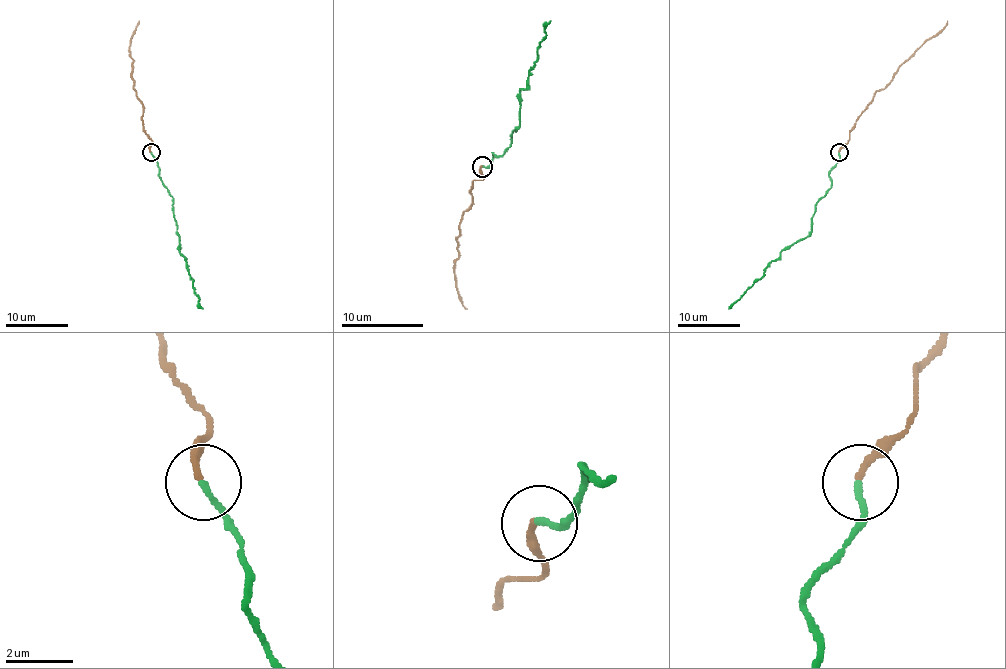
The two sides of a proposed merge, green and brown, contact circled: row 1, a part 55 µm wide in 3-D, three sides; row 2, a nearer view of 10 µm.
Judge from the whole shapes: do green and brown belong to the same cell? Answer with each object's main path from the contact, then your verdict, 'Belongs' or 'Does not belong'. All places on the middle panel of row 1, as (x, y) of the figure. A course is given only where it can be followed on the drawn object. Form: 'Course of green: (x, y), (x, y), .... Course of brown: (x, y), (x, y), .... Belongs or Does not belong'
Course of green: (481, 166), (488, 166), (494, 154), (500, 156), (510, 145), (521, 90), (527, 86), (539, 41), (551, 20). Course of brown: (481, 166), (484, 178), (473, 183), (471, 201), (459, 226), (457, 238), (455, 281), (457, 294), (467, 308). Does not belong

